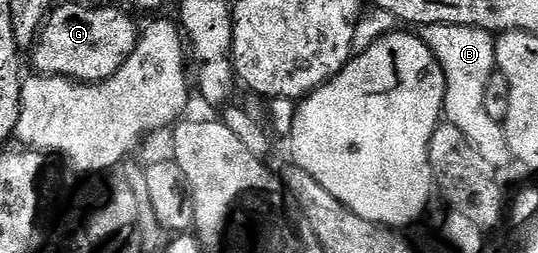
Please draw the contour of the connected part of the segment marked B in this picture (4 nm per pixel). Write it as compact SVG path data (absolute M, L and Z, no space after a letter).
M433 23L421 29L424 43L433 51L433 55L441 63L447 90L443 100L443 117L446 124L465 131L467 138L481 151L481 155L490 157L492 162L499 163L508 156L505 129L500 122L489 119L489 111L485 111L485 87L492 73L496 72L495 42L496 38L477 27L465 25L446 25Z

